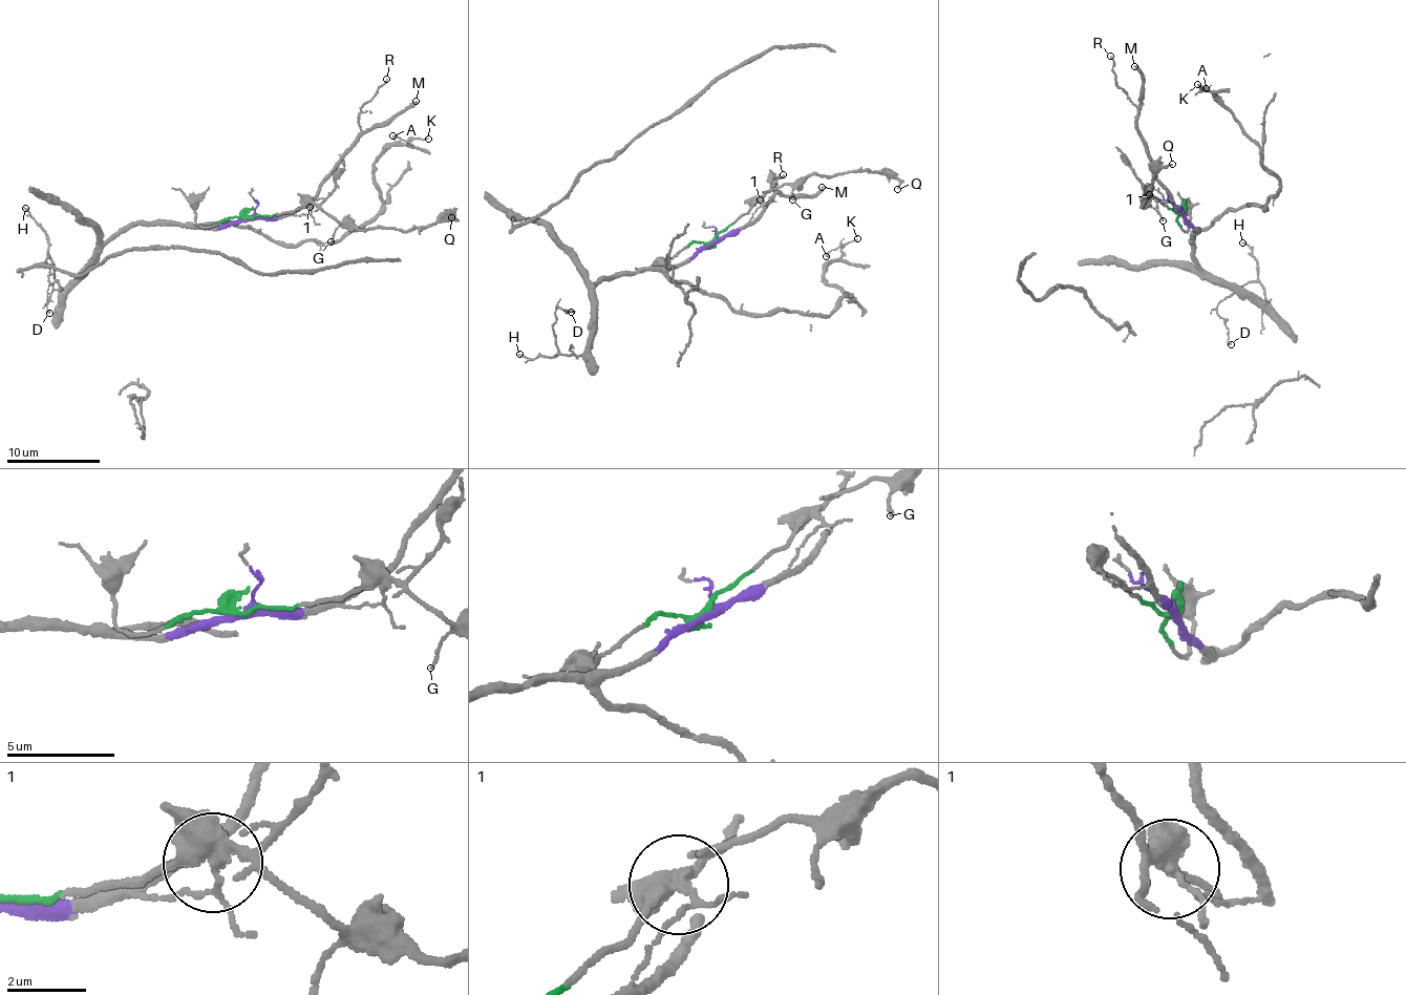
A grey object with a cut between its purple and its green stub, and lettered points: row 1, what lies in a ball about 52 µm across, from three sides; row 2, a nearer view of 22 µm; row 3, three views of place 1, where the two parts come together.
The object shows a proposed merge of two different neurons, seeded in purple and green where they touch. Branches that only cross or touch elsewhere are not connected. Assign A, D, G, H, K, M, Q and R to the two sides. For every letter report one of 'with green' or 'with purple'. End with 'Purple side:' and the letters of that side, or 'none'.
A: with purple
D: with purple
G: with green
H: with purple
K: with purple
M: with purple
Q: with green
R: with purple
Purple side: A, D, H, K, M, R

